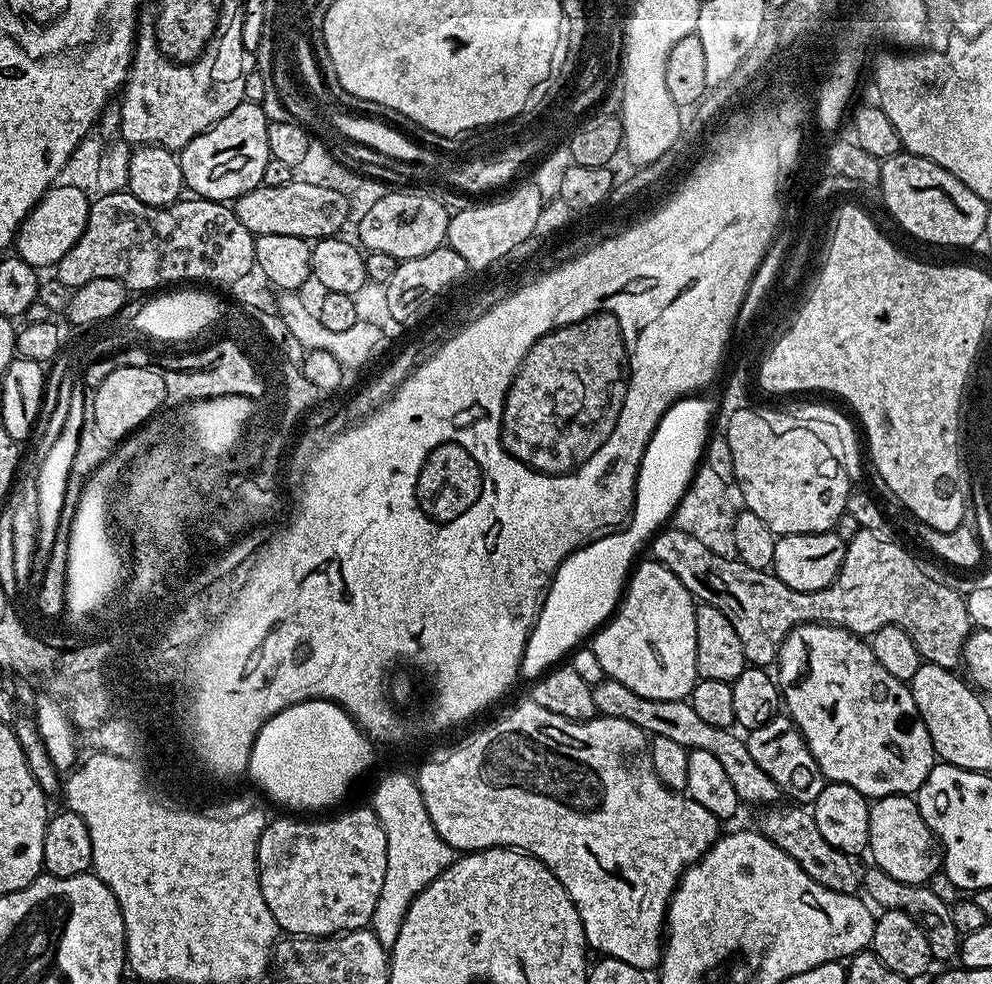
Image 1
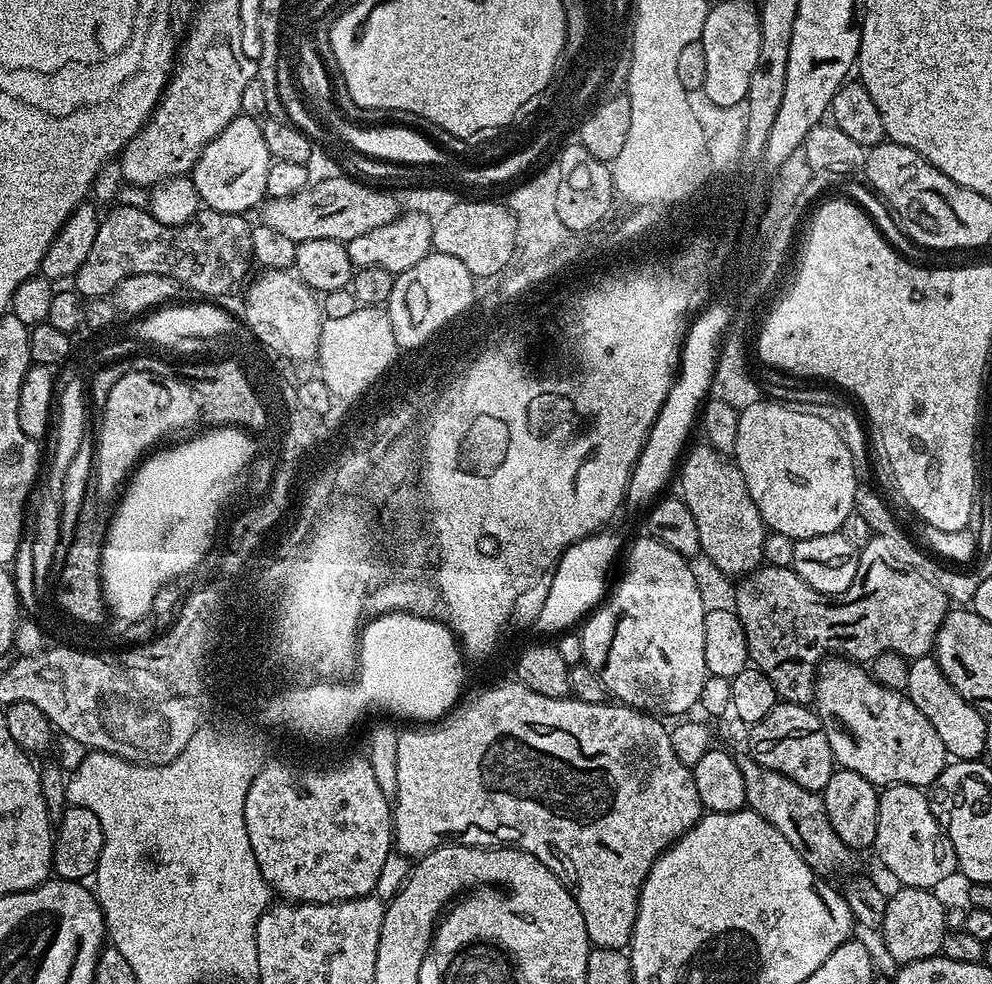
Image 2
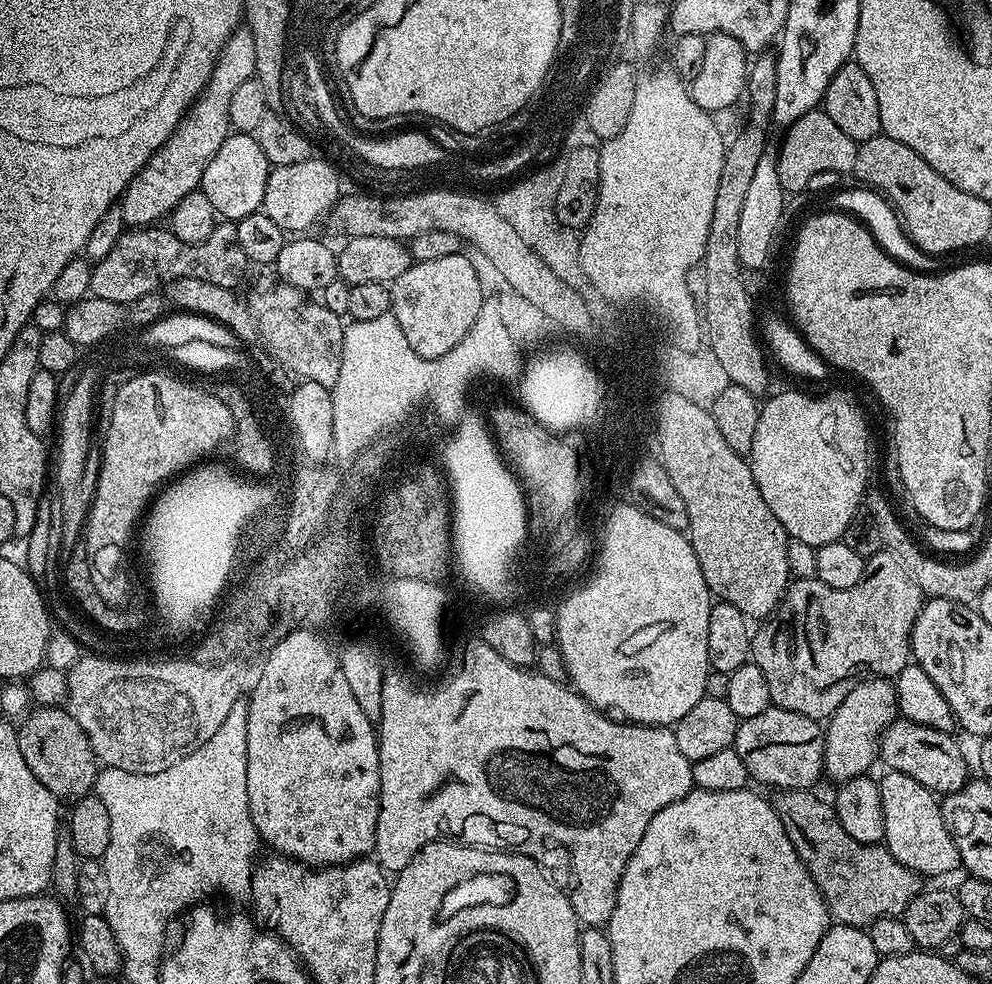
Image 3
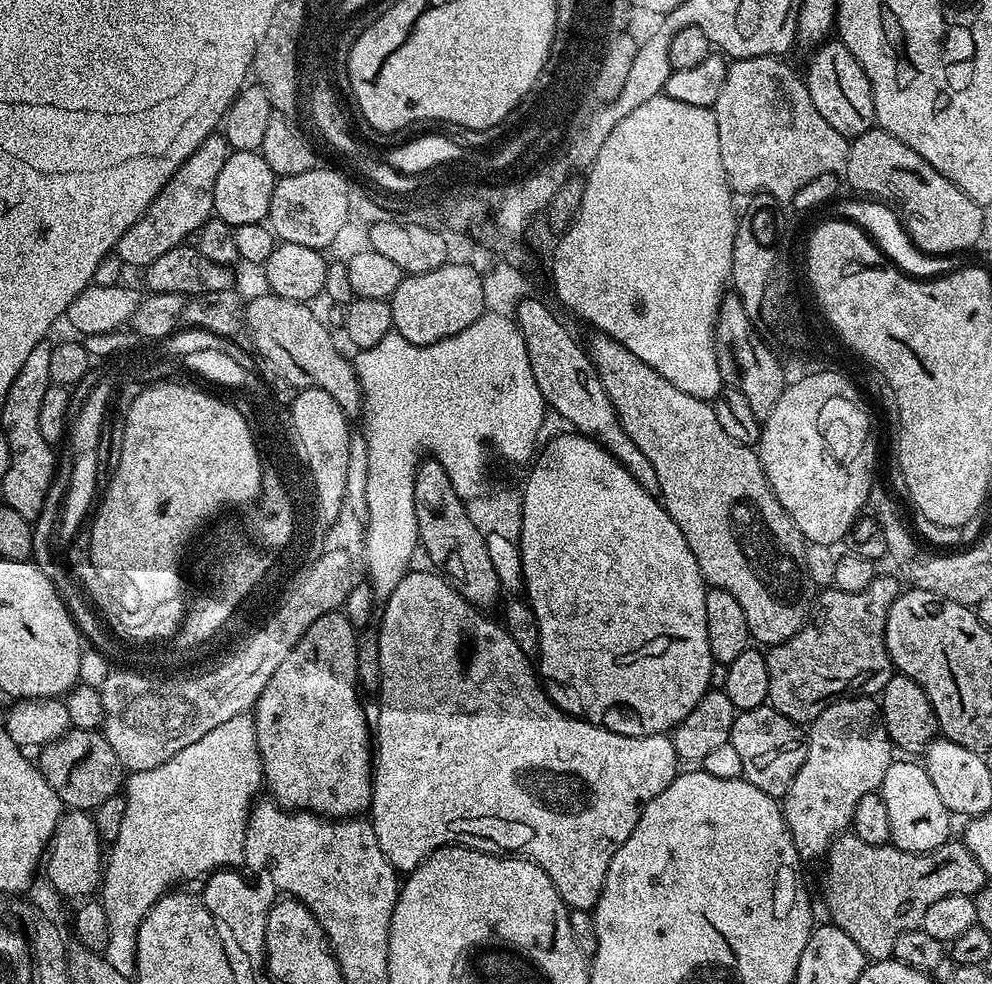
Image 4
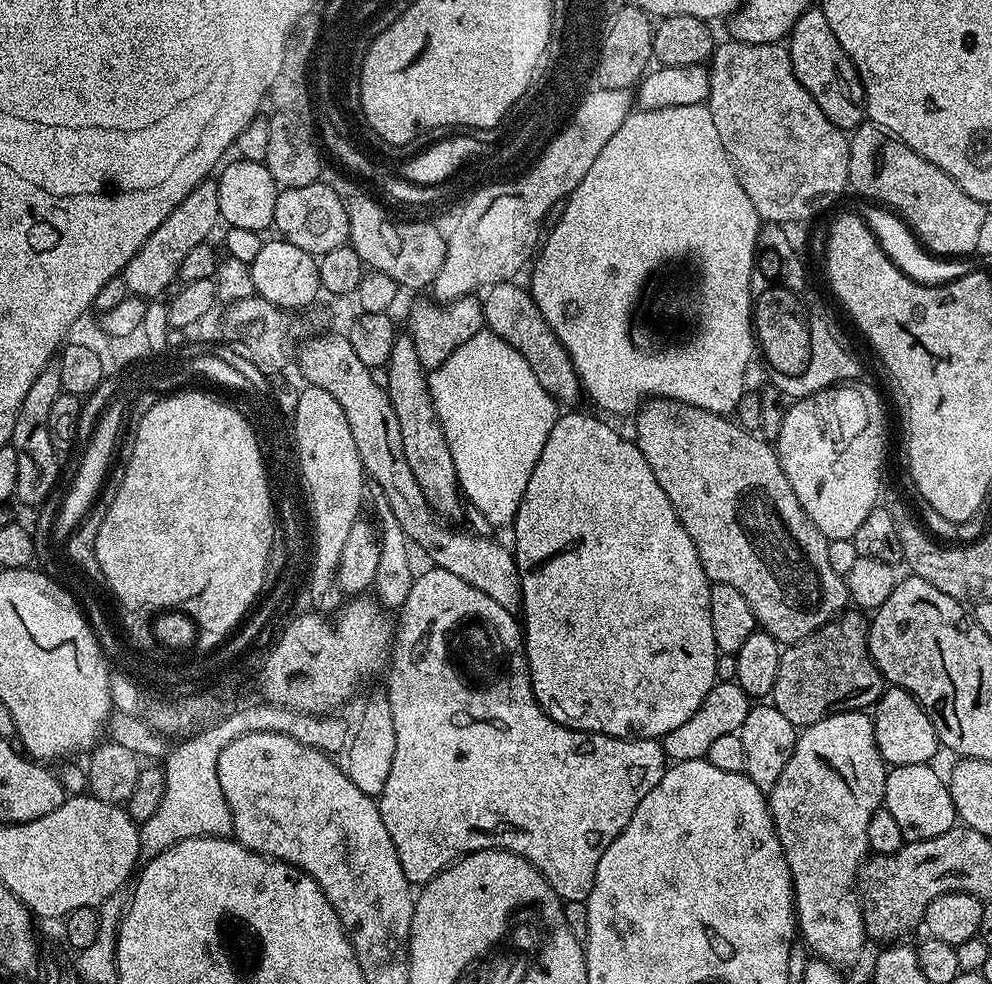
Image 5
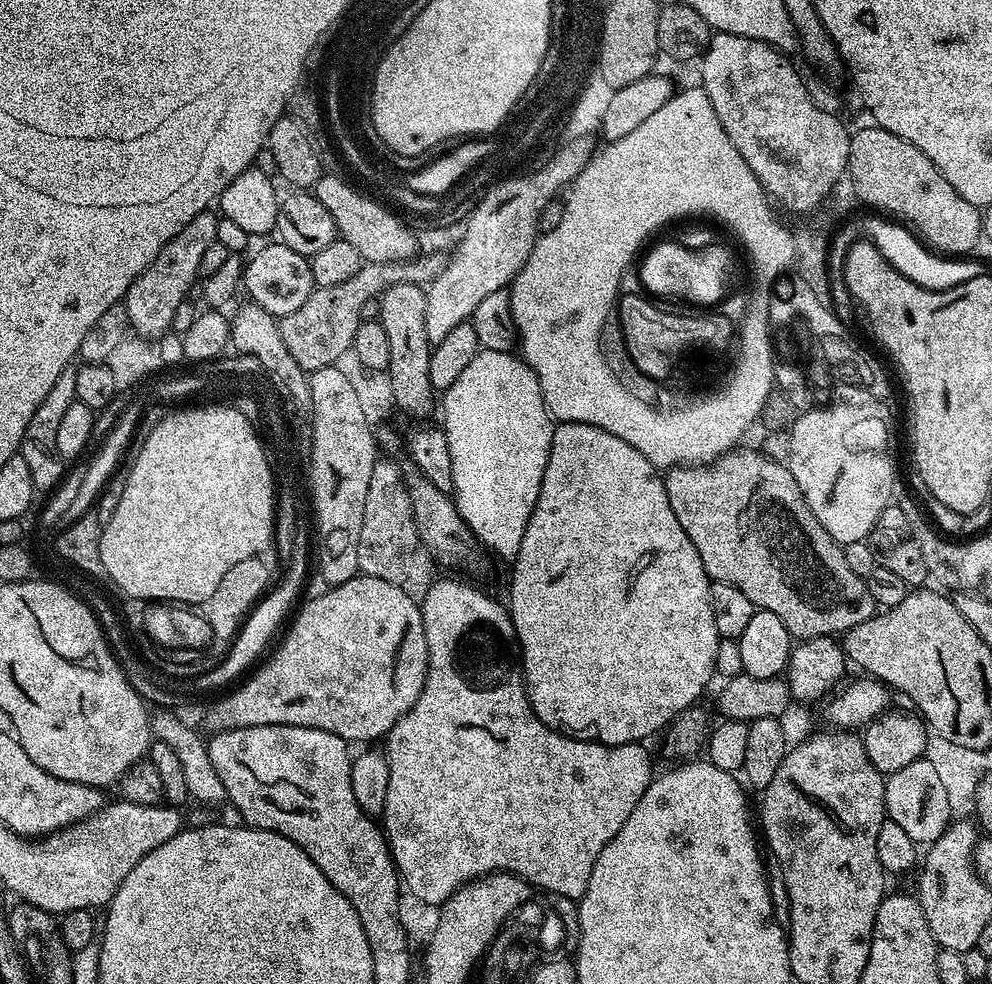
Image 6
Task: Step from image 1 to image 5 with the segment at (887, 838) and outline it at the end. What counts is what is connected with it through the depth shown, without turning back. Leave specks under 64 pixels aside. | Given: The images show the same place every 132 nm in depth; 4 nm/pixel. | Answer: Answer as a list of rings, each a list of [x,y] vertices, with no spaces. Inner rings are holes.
[[[932,764],[888,768],[882,806],[898,821],[905,841],[938,838],[938,834],[946,834],[946,830],[957,827],[958,817],[945,777],[934,769]]]

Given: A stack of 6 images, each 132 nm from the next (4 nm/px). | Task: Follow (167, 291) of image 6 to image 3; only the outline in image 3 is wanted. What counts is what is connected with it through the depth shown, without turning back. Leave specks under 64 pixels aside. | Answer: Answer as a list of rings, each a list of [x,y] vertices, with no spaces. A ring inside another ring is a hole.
[[[241,26],[225,42],[208,79],[208,85],[201,90],[198,99],[180,119],[180,125],[172,131],[168,141],[148,159],[144,169],[128,184],[128,189],[118,204],[124,215],[125,225],[134,228],[159,225],[163,216],[164,219],[171,217],[174,206],[178,206],[178,202],[182,202],[186,194],[199,189],[200,179],[210,158],[218,154],[218,146],[222,146],[224,139],[230,135],[230,98],[242,82],[255,77],[255,74],[254,38],[247,26]]]

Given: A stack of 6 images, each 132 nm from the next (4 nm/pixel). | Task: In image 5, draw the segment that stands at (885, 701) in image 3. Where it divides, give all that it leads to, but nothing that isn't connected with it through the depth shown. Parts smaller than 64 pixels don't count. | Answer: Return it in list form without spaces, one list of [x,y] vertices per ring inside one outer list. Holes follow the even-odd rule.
[[[864,710],[835,712],[809,724],[797,735],[786,770],[778,774],[778,782],[767,793],[778,842],[782,842],[782,854],[786,854],[786,866],[790,866],[799,939],[813,957],[827,964],[852,964],[866,945],[858,877],[860,865],[870,852],[866,826],[884,803],[887,777],[888,768],[874,738],[872,716]]]

